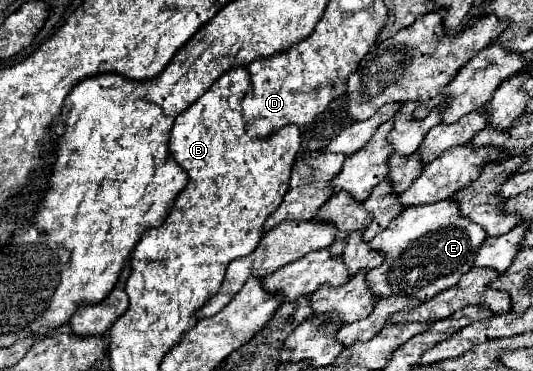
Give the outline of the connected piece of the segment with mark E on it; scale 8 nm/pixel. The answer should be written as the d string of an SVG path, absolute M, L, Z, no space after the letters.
M438 201L438 203L430 203L430 205L416 205L416 207L406 207L394 221L390 221L390 225L378 233L372 241L370 241L370 249L376 253L384 255L384 263L372 271L368 271L366 275L366 285L370 289L370 293L374 293L374 297L414 297L418 301L426 301L430 297L434 297L436 293L440 293L442 289L450 289L458 283L460 275L464 275L466 271L470 271L472 261L476 257L478 247L482 245L482 241L486 239L486 233L480 225L468 221L466 217L462 217L458 213L458 205L454 201Z

